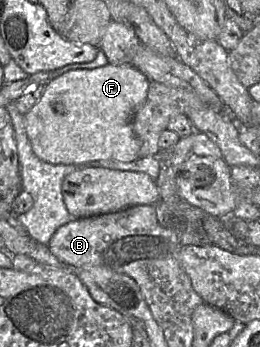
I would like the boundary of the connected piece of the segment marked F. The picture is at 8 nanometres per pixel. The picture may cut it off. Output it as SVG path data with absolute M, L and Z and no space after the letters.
M128 63L73 70L59 76L45 86L40 100L25 115L34 153L44 162L67 165L138 159L140 142L133 130L133 119L147 98L149 86L148 77Z

